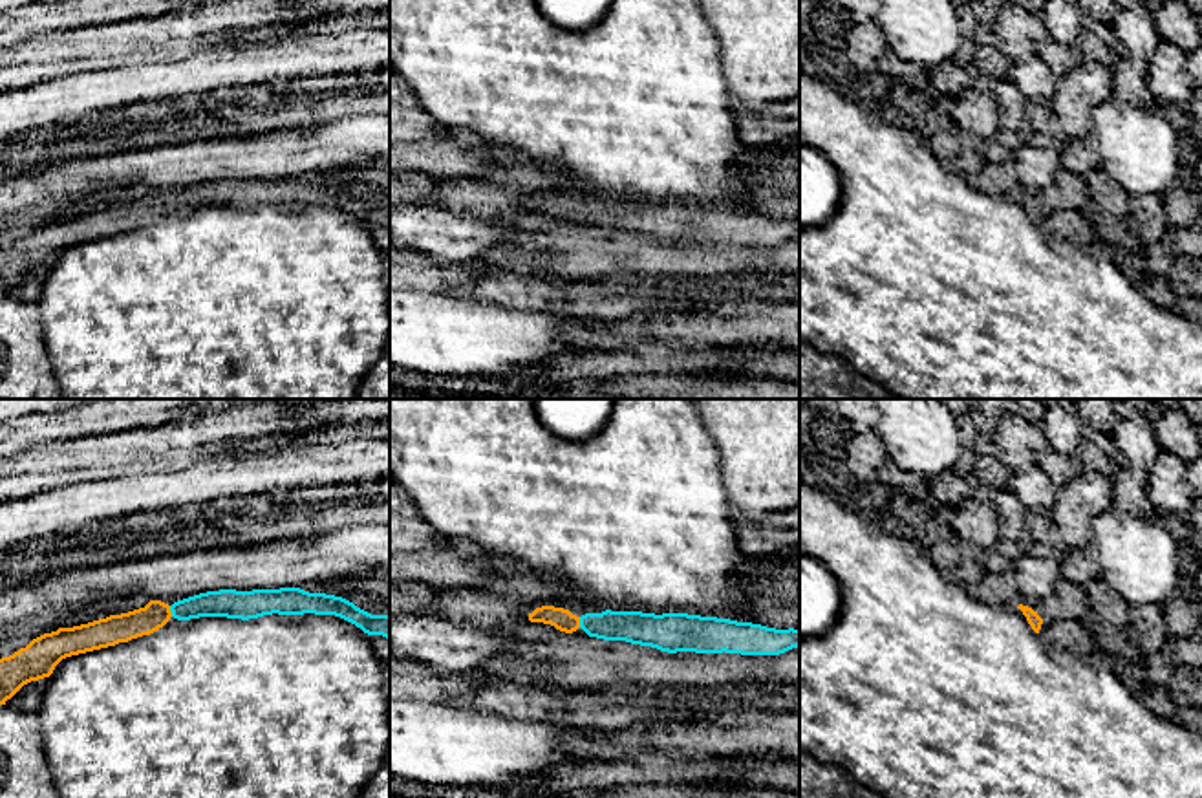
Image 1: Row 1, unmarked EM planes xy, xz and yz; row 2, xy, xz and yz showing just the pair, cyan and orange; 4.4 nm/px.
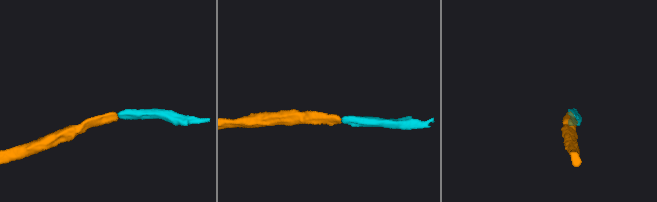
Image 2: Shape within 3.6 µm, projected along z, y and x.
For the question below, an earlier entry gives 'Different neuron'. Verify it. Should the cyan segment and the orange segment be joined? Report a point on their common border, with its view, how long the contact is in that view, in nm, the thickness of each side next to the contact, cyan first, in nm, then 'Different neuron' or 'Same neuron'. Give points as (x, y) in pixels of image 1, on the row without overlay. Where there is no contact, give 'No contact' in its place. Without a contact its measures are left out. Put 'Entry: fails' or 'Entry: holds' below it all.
Touches cyan at xy (171, 200). Shared border 50 nm. Thickness 130 nm (cyan) against 130 nm. Same neuron
Entry: fails

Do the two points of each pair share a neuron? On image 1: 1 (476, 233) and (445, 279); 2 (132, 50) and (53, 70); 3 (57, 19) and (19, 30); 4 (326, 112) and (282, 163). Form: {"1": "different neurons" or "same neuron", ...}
{"1": "different neurons", "2": "same neuron", "3": "same neuron", "4": "different neurons"}

